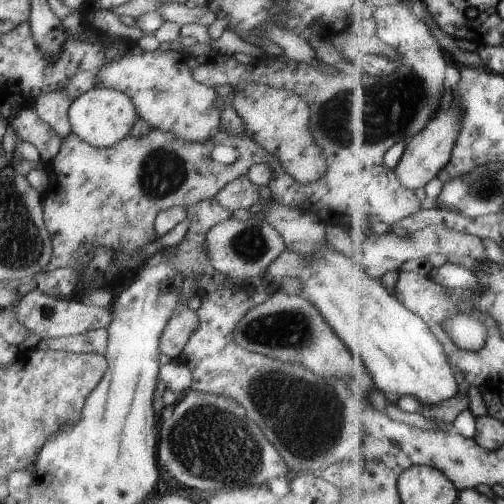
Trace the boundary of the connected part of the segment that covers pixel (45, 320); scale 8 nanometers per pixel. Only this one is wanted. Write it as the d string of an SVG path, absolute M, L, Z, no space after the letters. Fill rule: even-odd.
M36 288L22 296L20 304L14 310L16 318L24 324L32 334L41 339L52 339L66 335L79 335L91 330L108 328L112 322L111 308L100 308L86 304L83 300L68 300L65 295L54 298L42 290Z

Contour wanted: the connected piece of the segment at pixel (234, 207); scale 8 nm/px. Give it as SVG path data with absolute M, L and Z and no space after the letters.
M240 176L216 192L214 199L235 214L240 208L257 208L256 202L260 198L258 188L247 176Z

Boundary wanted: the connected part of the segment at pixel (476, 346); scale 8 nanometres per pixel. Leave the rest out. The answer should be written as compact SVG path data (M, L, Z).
M470 308L466 313L454 311L450 318L446 317L444 328L460 348L474 350L474 352L482 350L490 338L490 330L486 322L470 314Z

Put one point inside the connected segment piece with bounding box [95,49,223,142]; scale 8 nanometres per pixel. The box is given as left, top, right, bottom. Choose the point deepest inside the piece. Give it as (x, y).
(160, 83)

